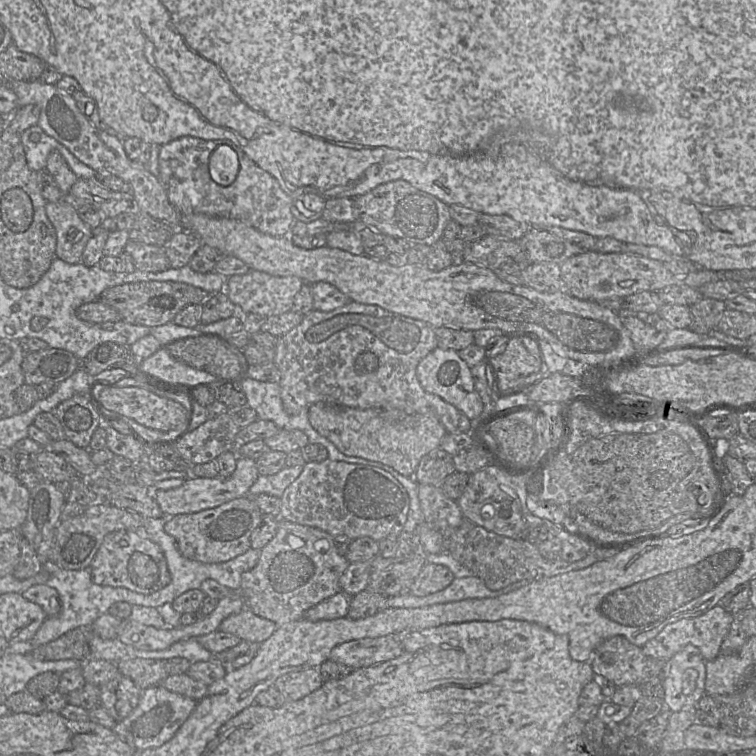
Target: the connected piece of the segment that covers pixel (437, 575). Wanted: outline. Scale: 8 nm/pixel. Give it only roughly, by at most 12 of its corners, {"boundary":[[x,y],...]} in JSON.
{"boundary":[[426,563],[410,588],[422,597],[455,579],[444,565]]}

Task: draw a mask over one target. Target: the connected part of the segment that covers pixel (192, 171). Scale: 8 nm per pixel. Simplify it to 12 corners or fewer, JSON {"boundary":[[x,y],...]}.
{"boundary":[[180,137],[159,171],[180,214],[274,237],[293,198],[231,142]]}

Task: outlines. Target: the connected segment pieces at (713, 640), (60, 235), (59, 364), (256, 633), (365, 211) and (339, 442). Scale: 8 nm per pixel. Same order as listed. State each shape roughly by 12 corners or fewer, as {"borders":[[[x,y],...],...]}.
{"borders":[[[717,604],[667,624],[642,647],[669,660],[686,645],[720,654],[733,614]],[[65,199],[45,209],[56,231],[55,257],[81,263],[92,229]],[[48,347],[26,353],[25,384],[64,381],[81,367],[66,350]],[[249,608],[224,619],[218,630],[258,646],[277,627]],[[404,180],[352,199],[357,221],[434,245],[449,205]],[[316,403],[312,427],[342,454],[413,479],[447,433],[433,412]]]}

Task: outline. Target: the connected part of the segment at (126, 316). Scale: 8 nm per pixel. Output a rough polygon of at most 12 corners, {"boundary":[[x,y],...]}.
{"boundary":[[148,281],[107,288],[98,301],[121,321],[153,328],[173,322],[208,292]]}

